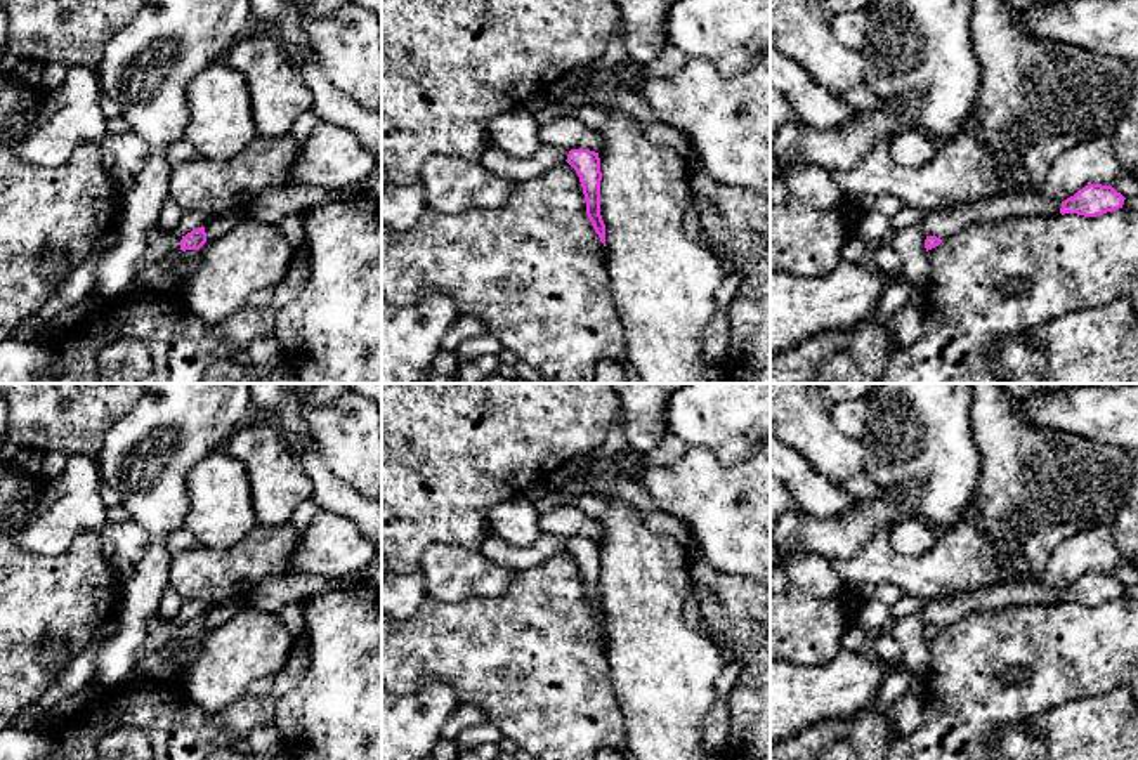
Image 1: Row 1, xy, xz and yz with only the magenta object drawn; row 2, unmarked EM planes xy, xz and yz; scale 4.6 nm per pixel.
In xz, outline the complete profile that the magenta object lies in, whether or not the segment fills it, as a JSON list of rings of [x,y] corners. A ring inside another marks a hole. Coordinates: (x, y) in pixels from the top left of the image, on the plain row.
[[[541,533],[541,536],[526,548],[517,548],[493,536],[486,538],[481,545],[484,557],[517,573],[540,566],[560,550],[567,550],[576,559],[586,590],[586,604],[605,635],[605,613],[600,604],[602,560],[598,541],[590,538],[569,540]]]

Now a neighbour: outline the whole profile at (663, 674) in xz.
[[[607,500],[598,521],[604,527],[600,547],[600,604],[605,613],[605,651],[612,703],[625,718],[625,739],[637,760],[704,760],[708,751],[701,727],[718,699],[715,680],[725,666],[718,645],[685,623],[683,602],[690,586],[687,552],[664,533],[645,524],[645,512],[621,500]]]

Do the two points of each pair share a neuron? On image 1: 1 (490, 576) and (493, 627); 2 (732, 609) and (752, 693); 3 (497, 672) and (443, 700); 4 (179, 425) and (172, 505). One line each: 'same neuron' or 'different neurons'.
1: different neurons
2: same neuron
3: different neurons
4: same neuron

